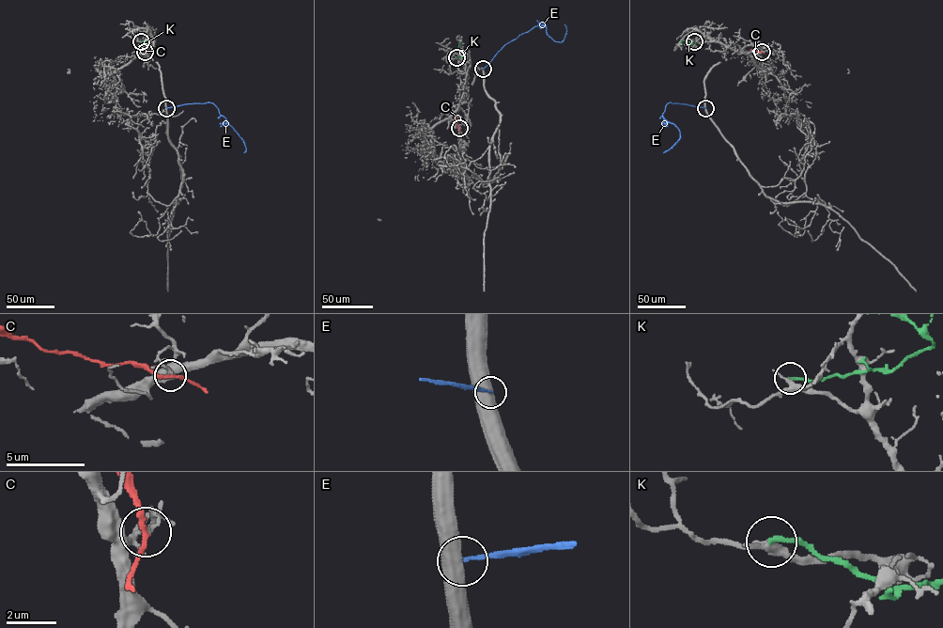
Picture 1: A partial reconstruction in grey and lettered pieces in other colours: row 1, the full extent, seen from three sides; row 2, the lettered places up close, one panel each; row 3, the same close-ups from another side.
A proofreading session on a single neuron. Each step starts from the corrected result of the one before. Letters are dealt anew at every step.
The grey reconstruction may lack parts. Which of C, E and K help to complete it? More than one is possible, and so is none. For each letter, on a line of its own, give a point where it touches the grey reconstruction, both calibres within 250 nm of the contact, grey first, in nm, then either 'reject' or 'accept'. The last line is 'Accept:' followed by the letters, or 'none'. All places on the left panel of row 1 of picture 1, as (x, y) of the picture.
C: contact (145, 52); calibres 70 and 190 nm; reject
E: contact (166, 108); calibres 550 and 140 nm; reject
K: contact (141, 41); calibres 320 and 190 nm; reject
Accept: none

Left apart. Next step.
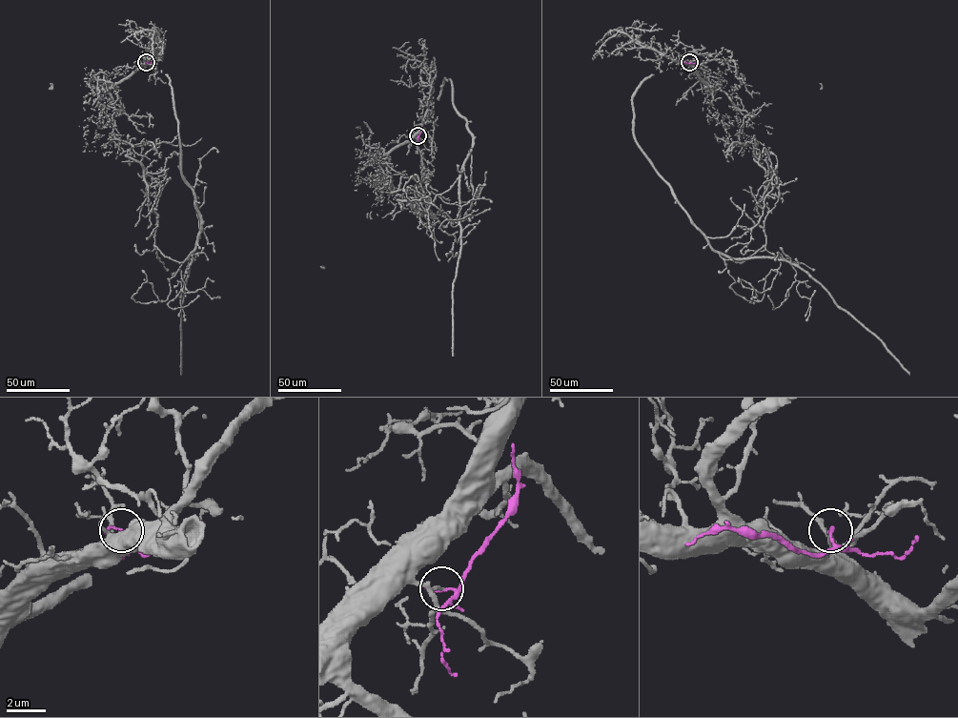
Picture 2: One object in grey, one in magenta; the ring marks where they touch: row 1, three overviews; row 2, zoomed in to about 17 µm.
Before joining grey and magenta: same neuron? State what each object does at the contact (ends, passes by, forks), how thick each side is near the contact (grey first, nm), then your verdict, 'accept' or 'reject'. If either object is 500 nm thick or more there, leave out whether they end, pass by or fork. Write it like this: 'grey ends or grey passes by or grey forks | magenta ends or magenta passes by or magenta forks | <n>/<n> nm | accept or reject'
grey passes by | magenta ends | 90/140 nm | reject

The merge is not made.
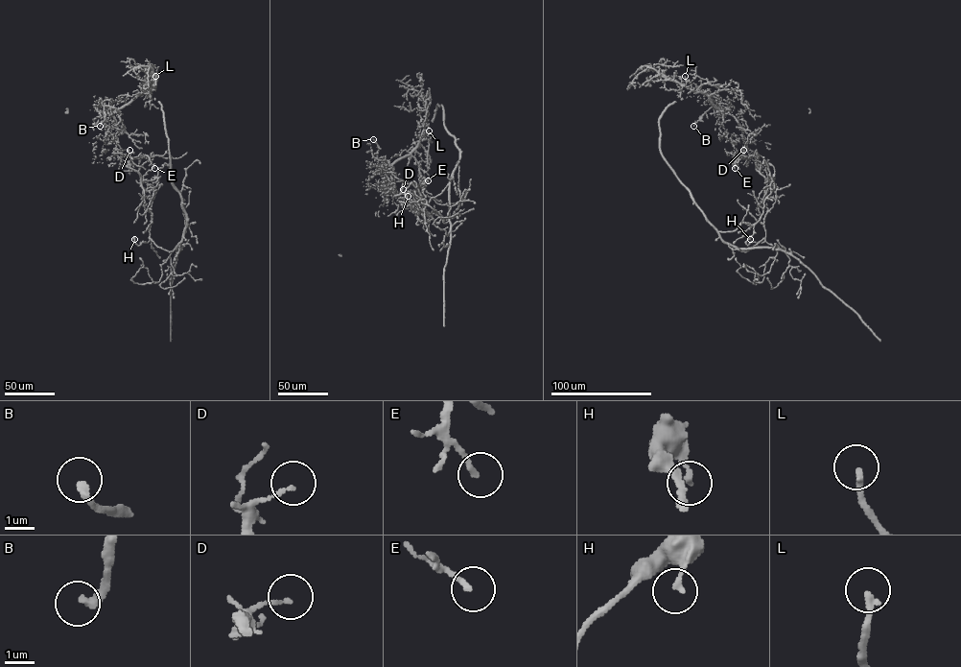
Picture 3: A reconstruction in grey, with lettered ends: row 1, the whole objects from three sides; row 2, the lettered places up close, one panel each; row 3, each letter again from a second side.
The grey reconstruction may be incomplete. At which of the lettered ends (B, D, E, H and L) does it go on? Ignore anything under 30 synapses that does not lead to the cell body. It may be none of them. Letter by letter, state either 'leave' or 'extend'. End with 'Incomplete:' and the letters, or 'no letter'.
B: extend
D: leave
E: leave
H: leave
L: leave
Incomplete: B

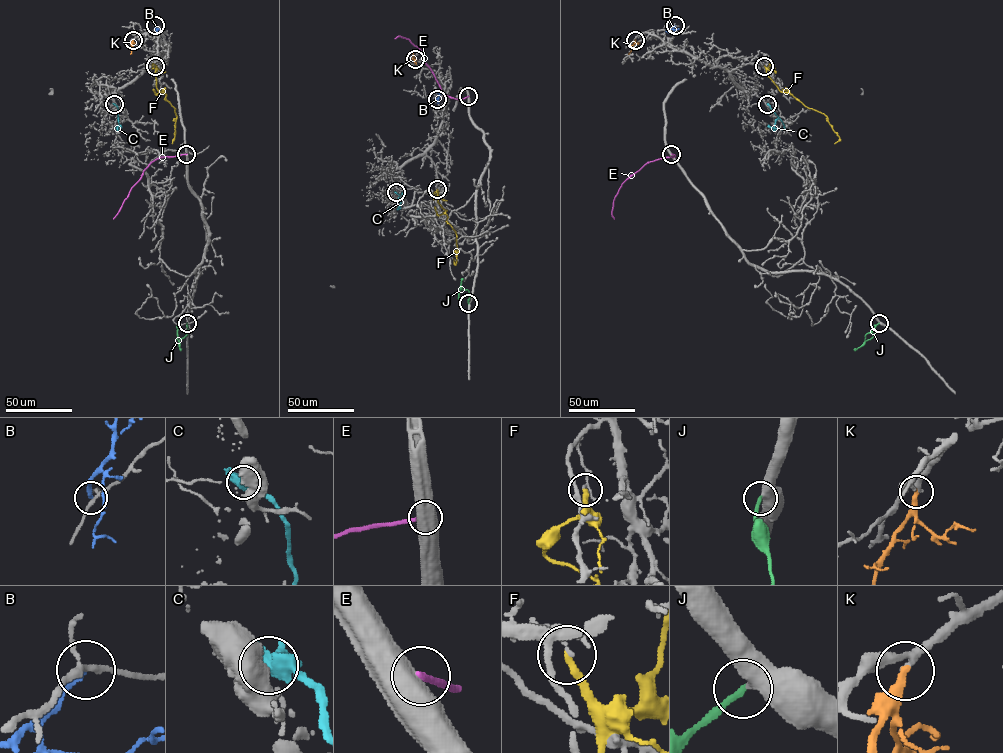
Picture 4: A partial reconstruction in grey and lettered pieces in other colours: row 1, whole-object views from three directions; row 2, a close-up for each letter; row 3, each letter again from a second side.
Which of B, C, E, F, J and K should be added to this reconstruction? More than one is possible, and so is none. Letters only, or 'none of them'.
J, K

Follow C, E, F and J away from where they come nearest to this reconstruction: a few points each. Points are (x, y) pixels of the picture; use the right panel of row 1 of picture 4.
C: (767, 104), (784, 127), (767, 126)
E: (672, 154), (674, 156), (648, 162), (627, 179), (613, 200), (614, 219)
F: (764, 66), (767, 75), (781, 91), (789, 92), (806, 107), (826, 116), (839, 137), (834, 143)
J: (879, 323), (865, 335), (866, 340), (873, 336), (873, 326)

